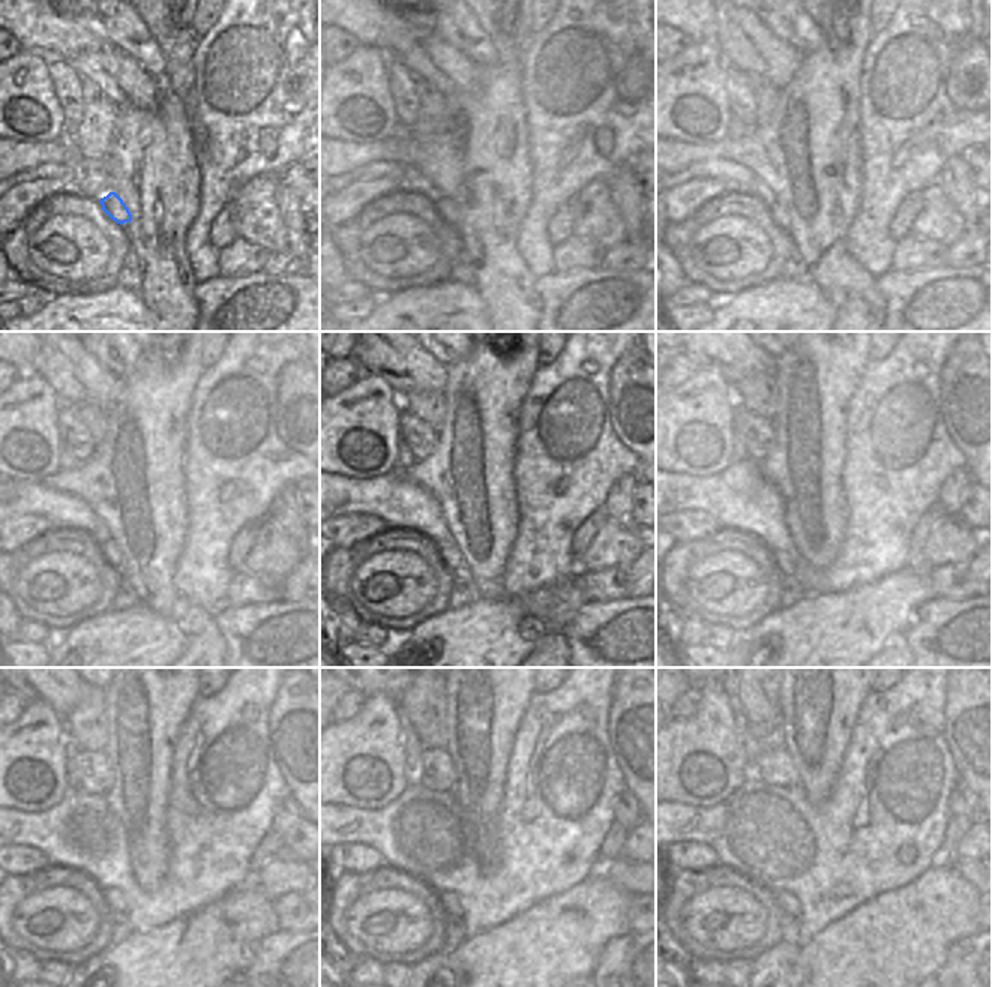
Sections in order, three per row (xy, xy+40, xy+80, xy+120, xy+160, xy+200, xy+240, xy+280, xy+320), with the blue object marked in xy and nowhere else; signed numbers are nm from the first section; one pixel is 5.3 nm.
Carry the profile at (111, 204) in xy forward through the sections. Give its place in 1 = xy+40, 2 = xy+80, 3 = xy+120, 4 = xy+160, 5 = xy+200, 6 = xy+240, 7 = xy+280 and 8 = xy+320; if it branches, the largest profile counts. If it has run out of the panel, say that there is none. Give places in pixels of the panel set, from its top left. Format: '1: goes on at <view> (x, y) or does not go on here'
1: goes on at xy+40 (447, 212)
2: goes on at xy+80 (779, 213)
3: goes on at xy+120 (110, 549)
4: goes on at xy+160 (449, 554)
5: goes on at xy+200 (785, 563)
6: goes on at xy+240 (113, 896)
7: goes on at xy+280 (449, 902)
8: goes on at xy+320 (784, 899)

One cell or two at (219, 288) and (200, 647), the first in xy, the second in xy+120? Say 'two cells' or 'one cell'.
two cells

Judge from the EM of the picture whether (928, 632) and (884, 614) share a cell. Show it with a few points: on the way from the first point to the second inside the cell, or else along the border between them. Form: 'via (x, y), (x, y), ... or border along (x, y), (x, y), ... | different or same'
border along (932, 597), (919, 608), (916, 618), (902, 635) | different

